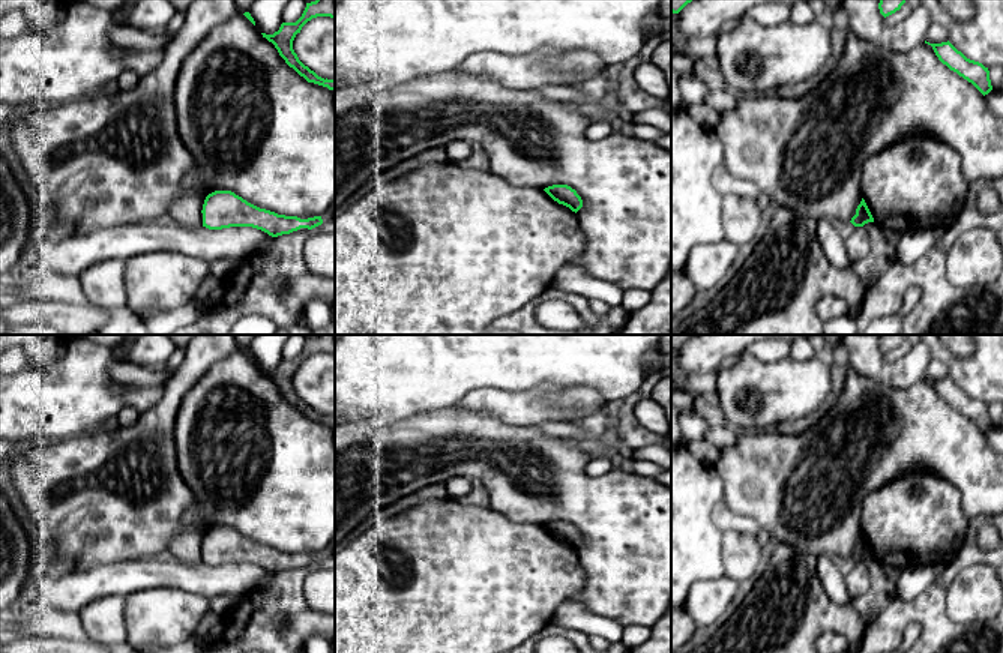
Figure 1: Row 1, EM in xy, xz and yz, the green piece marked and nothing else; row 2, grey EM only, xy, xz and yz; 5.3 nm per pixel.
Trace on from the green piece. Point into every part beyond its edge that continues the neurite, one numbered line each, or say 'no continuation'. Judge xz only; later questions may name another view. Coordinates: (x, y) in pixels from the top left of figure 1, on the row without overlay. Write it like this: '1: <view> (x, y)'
no continuation

